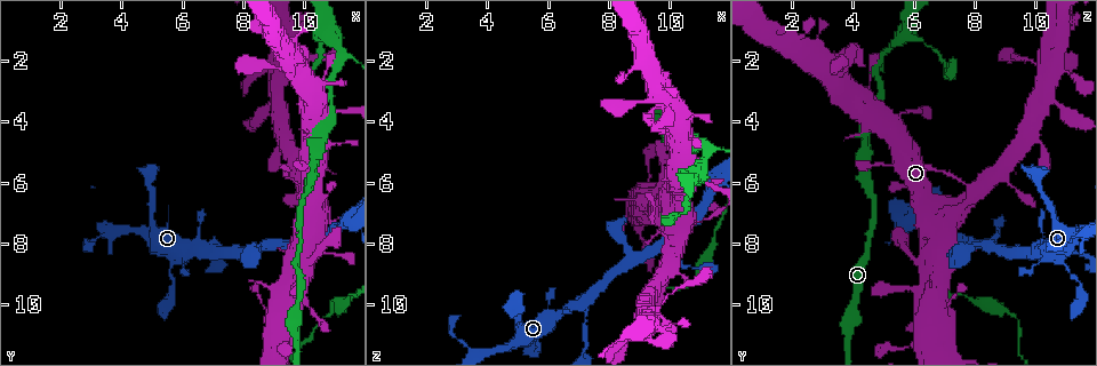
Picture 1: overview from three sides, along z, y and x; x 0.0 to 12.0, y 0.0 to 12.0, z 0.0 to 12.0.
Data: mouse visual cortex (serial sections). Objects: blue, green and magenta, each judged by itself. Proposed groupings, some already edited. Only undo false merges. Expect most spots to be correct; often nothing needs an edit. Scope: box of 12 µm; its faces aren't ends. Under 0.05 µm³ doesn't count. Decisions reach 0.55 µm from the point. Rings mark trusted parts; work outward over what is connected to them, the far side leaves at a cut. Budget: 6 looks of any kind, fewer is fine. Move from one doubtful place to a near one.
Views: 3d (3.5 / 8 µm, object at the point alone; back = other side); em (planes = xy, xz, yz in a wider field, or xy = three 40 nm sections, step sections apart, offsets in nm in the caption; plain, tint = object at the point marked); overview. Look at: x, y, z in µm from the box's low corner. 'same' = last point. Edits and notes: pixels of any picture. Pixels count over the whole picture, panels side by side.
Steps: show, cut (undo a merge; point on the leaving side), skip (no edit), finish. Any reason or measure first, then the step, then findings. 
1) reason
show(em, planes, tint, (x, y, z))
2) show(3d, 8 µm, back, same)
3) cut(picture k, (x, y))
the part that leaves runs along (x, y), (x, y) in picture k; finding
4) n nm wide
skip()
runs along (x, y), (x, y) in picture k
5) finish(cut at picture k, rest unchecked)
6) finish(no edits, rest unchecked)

a narrow waist
show(3d, 3.5 µm, (9.9, 5.4, 4.9))

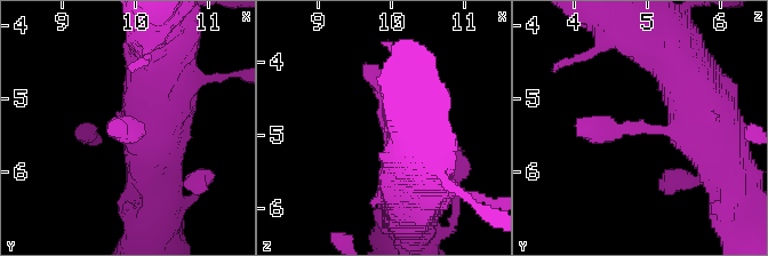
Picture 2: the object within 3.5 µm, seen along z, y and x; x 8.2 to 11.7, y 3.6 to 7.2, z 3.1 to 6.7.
now the EM
show(em, xy, step 3, tint, (9.95, 5.45, 4.90))

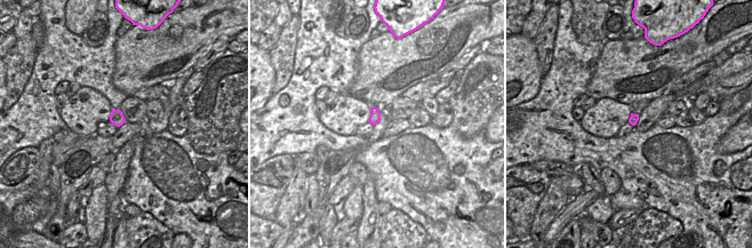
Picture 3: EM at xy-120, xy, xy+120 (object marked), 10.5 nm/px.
skip()
runs along (409, 213), (388, 160), (384, 89), (364, 66) in picture 2; continuous, no second cell

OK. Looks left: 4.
a fork
show(3d, 3.5 µm, (7.0, 8.3, 9.9))

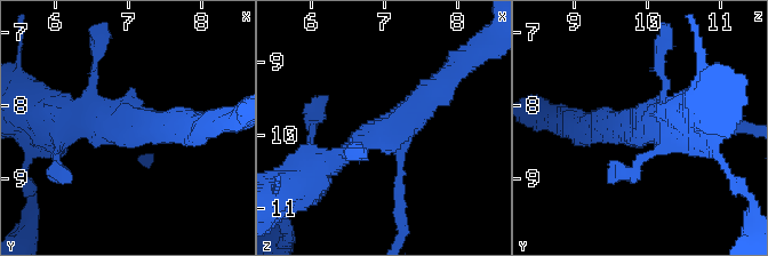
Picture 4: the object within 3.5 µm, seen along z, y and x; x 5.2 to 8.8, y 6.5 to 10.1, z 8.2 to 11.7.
need the tissue
show(em, xy, step 1, tint, (7.10, 8.30, 10.00))

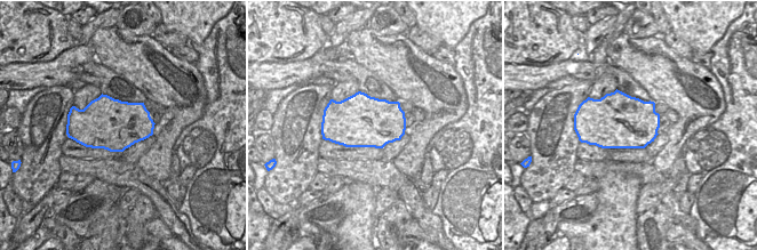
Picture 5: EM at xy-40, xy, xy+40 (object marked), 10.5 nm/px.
550 nm wide
skip()
runs along (322, 166), (390, 134), (449, 78) in picture 4; all the same cell

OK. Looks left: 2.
show(3d, 3.5 µm, back, (11.3, 1.9, 4.9))

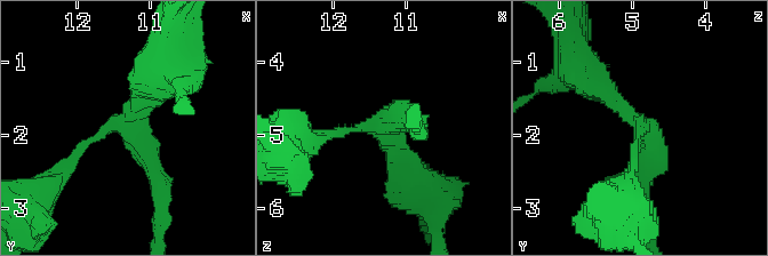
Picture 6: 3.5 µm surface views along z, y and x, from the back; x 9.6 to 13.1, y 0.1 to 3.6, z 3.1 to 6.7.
show(em, xy, step 2, tint, (11.30, 1.90, 4.85))

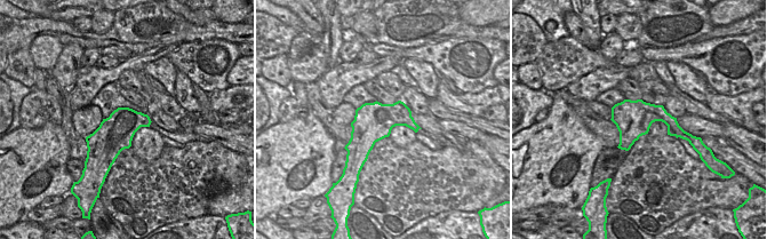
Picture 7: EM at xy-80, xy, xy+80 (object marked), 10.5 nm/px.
3 arms; arms of 100, 250, 300 nm
skip()
runs along (642, 191), (652, 137), (590, 81) in picture 6; one cell here

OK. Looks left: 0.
finish(no edits, rest unchecked)

